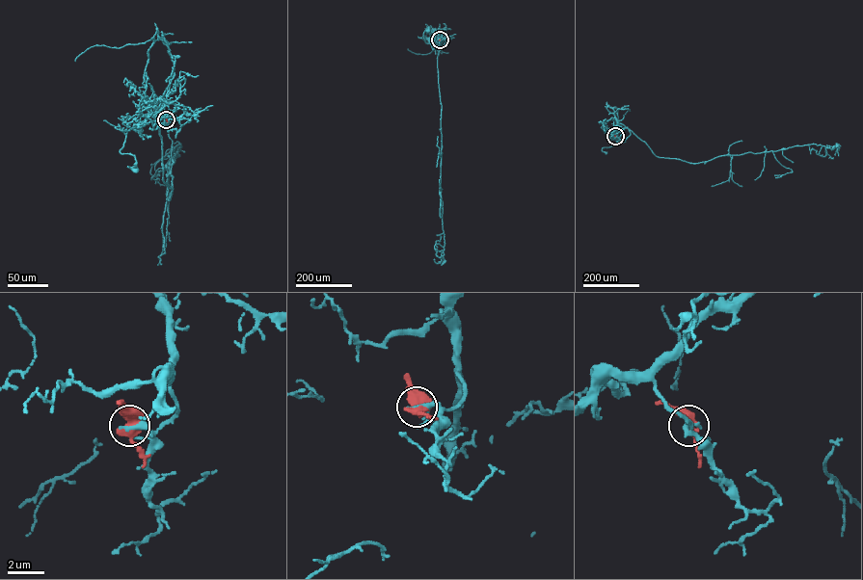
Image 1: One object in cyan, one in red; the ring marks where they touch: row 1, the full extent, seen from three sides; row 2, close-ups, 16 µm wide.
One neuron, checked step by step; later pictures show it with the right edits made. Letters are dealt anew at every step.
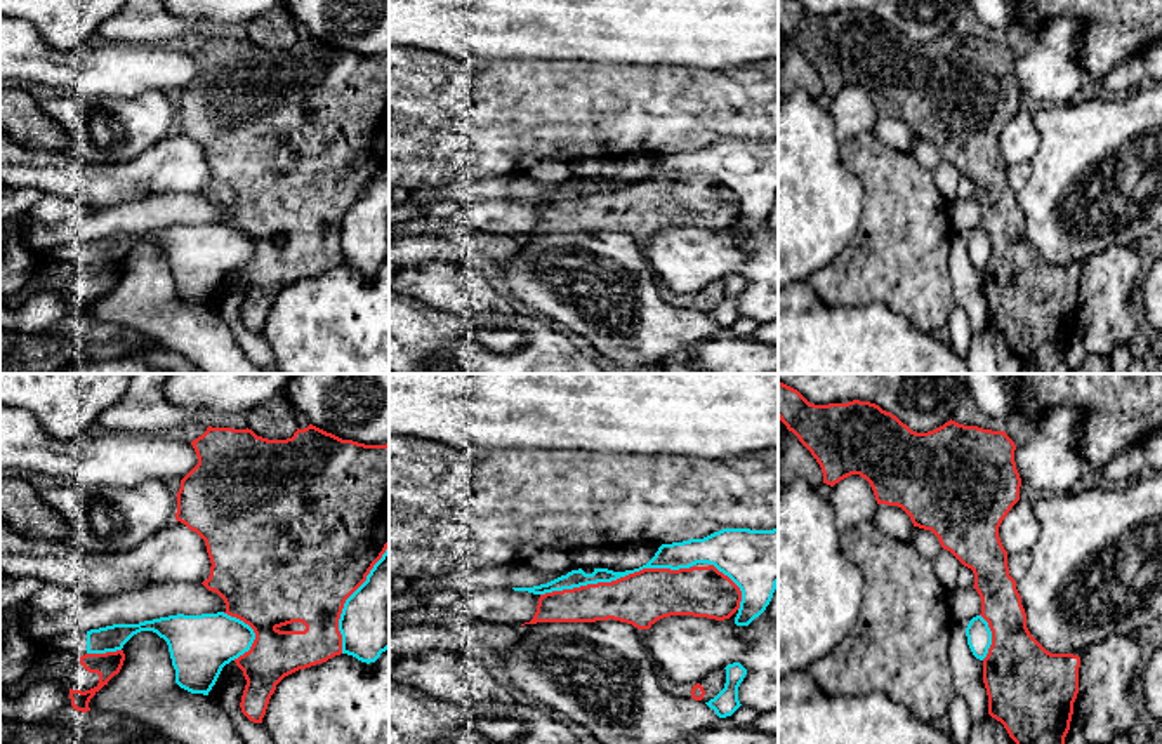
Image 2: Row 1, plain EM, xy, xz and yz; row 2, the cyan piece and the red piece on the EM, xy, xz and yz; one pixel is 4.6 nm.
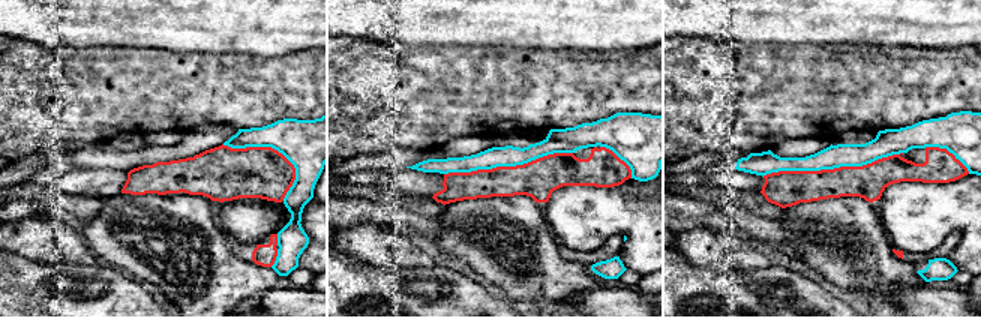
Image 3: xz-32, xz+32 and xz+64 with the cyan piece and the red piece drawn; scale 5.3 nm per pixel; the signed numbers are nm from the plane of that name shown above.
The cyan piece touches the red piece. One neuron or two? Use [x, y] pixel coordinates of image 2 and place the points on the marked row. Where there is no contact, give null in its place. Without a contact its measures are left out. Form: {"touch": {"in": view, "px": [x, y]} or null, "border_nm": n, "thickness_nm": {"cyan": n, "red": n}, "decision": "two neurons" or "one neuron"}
{"touch": {"in": "xz", "px": [614, 579]}, "border_nm": 700, "thickness_nm": {"cyan": 90, "red": 260}, "decision": "two neurons"}

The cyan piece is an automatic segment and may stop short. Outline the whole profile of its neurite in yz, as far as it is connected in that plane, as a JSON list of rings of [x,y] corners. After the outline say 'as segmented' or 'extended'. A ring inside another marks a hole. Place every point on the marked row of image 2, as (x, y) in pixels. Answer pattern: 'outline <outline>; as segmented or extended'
outline [[[981,615],[973,617],[966,628],[966,636],[973,655],[983,661],[992,645],[992,631],[988,622]]]; as segmented

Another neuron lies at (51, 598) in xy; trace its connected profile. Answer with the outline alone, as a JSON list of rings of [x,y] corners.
[[[45,582],[26,601],[45,615],[52,615],[59,610],[68,610],[76,605],[89,605],[85,600],[75,596],[68,588],[54,582]]]

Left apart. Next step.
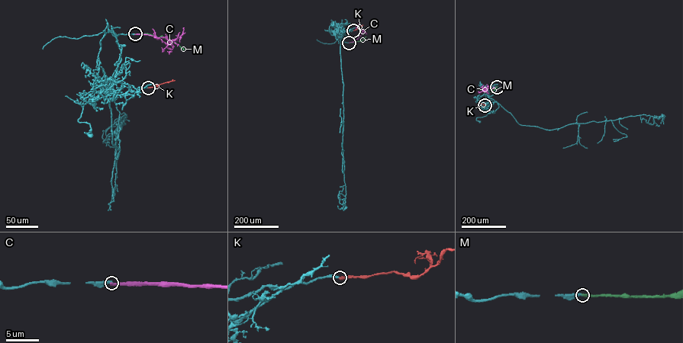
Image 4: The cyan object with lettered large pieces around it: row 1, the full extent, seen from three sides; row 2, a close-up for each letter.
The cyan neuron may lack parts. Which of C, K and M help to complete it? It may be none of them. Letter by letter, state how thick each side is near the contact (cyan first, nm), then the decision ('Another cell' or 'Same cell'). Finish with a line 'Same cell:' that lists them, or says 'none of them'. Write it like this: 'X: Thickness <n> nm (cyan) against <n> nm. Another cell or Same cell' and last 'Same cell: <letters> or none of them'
C: Thickness 320 nm (cyan) against 380 nm. Another cell
K: Thickness 160 nm (cyan) against 240 nm. Same cell
M: Thickness 320 nm (cyan) against 300 nm. Same cell
Same cell: K, M

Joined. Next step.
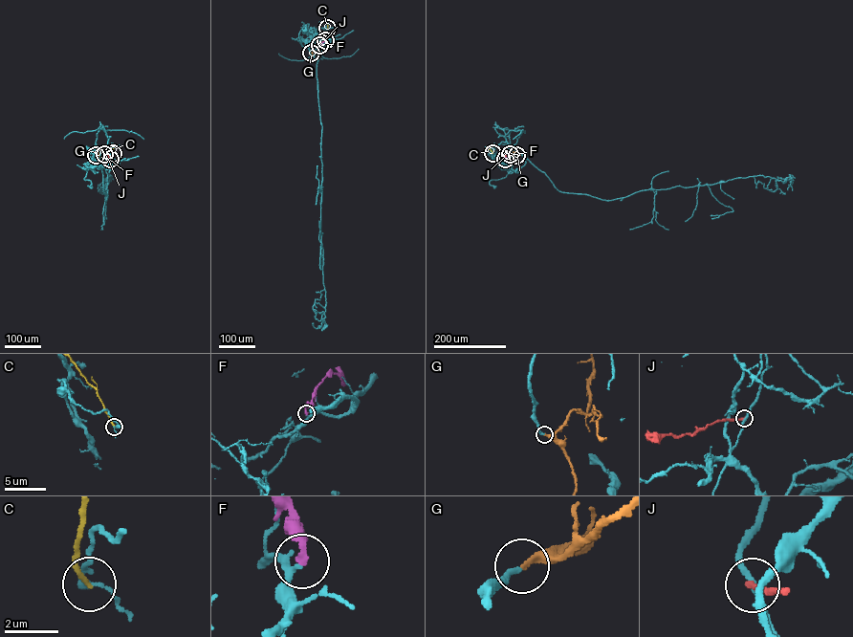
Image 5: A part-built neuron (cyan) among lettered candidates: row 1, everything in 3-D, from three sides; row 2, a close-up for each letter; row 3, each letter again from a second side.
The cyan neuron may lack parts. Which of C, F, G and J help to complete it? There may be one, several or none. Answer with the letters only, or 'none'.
G

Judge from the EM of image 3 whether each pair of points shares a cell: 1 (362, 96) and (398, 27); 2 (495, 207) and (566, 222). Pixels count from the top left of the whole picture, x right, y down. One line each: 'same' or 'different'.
1: different
2: different

